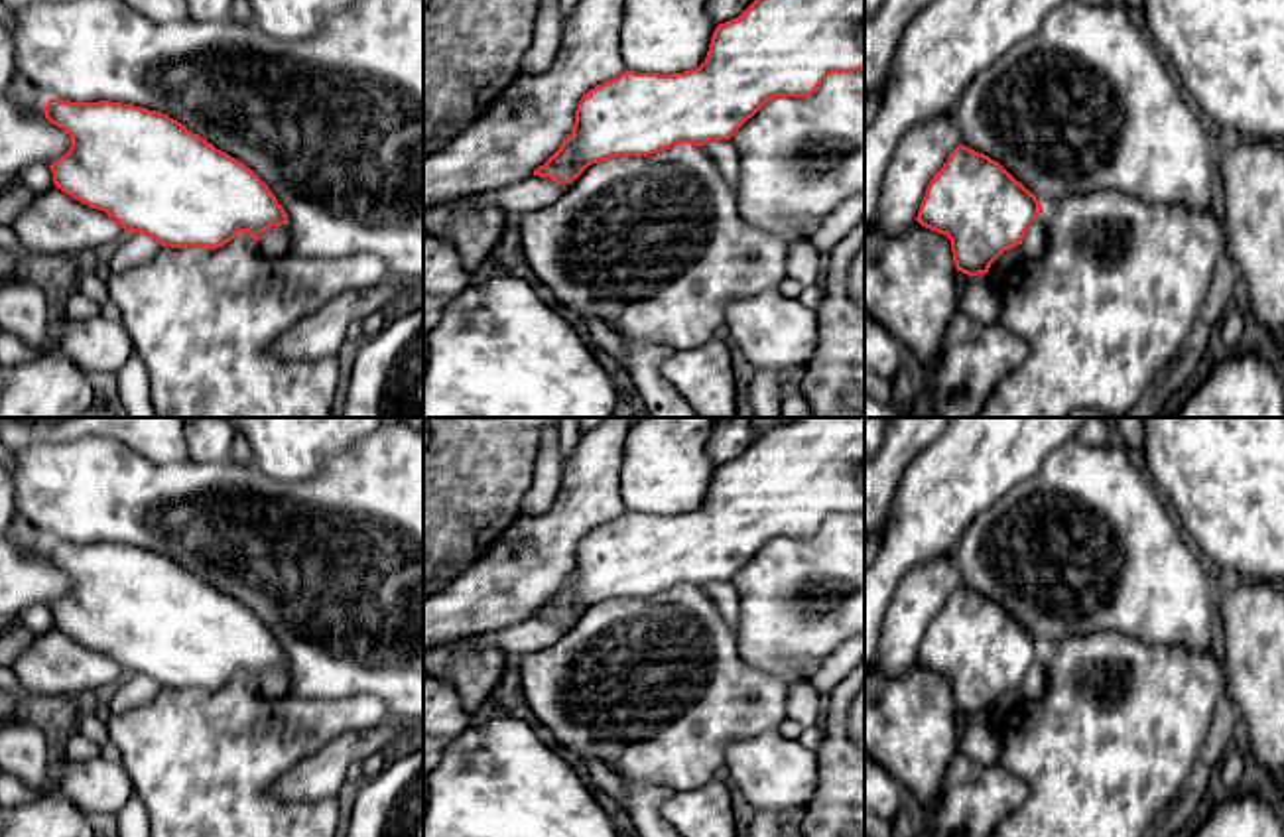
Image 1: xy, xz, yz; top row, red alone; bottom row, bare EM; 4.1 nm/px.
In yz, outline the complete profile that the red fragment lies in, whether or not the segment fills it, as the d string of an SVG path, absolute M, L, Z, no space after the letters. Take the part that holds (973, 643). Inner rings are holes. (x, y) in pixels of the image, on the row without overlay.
M957 587L931 618L916 662L951 681L957 713L987 715L1008 689L1022 685L1028 668L1044 654L1042 644L998 603L967 587Z

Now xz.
M796 418L758 435L738 459L719 465L697 510L672 516L624 512L591 530L577 546L571 575L534 616L569 624L589 607L610 599L652 597L677 585L703 589L711 581L731 581L768 542L809 538L829 516L861 510L865 510L865 418Z

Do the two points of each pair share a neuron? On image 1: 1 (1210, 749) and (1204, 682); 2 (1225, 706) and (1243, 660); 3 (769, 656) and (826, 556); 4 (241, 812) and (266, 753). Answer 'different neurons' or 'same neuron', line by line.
1: different neurons
2: different neurons
3: same neuron
4: same neuron

